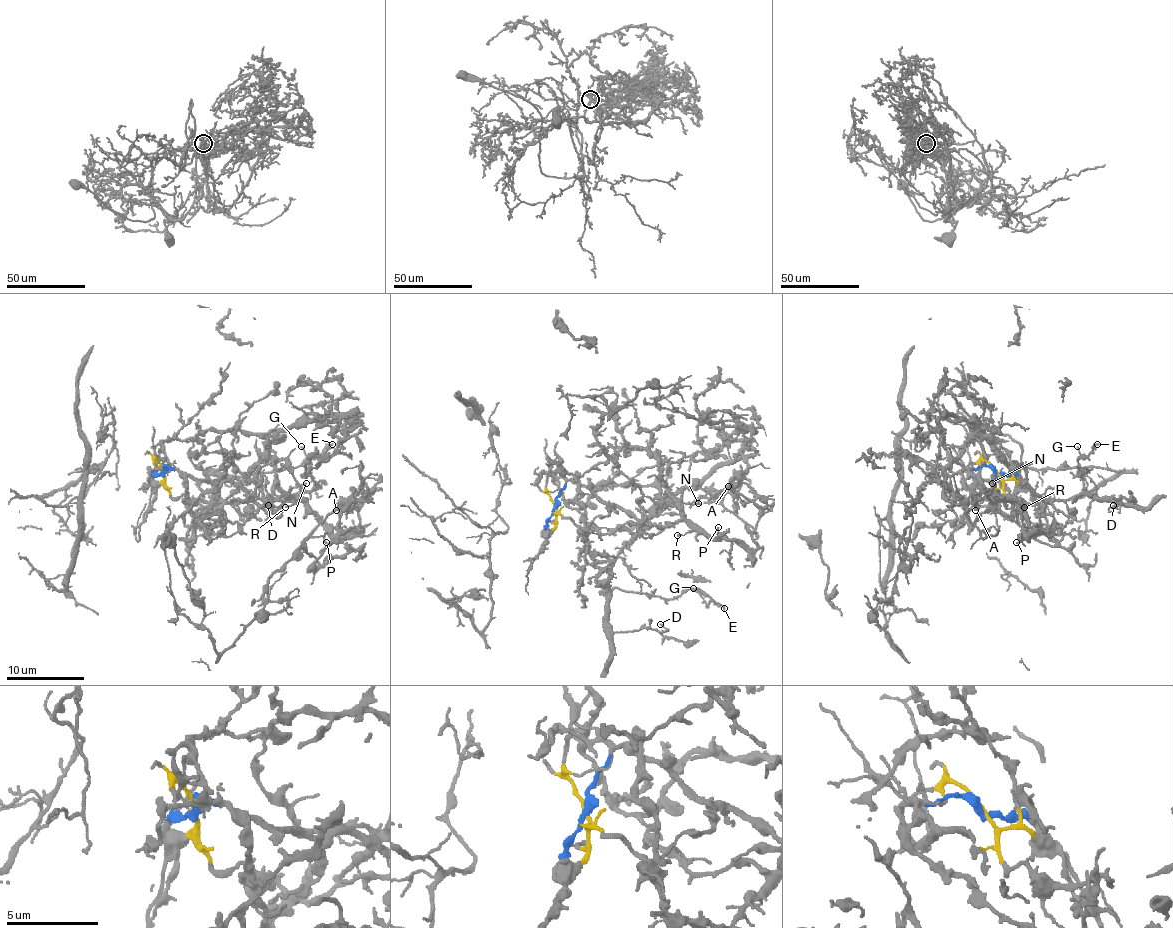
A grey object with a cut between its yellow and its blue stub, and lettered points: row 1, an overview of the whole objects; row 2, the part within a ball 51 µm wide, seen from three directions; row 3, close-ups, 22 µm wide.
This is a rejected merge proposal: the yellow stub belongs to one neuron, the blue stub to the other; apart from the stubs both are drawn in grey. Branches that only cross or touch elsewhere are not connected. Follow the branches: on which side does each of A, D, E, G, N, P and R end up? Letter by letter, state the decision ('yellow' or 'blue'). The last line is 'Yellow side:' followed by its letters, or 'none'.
A: blue
D: yellow
E: yellow
G: yellow
N: blue
P: blue
R: blue
Yellow side: D, E, G

